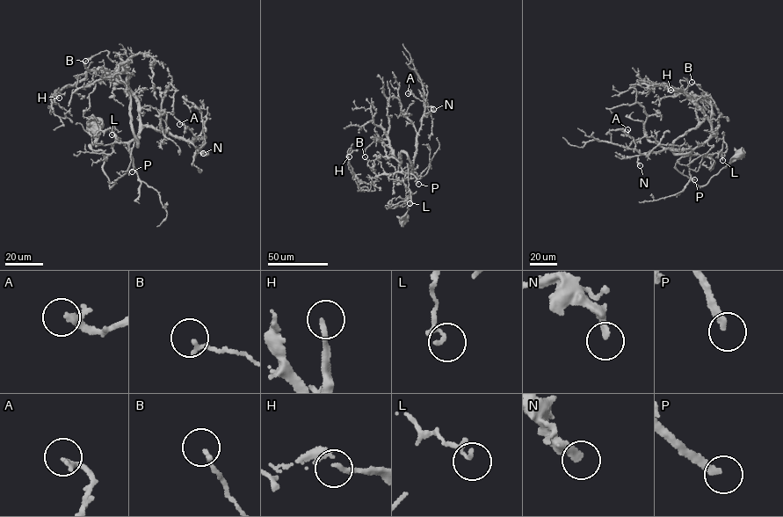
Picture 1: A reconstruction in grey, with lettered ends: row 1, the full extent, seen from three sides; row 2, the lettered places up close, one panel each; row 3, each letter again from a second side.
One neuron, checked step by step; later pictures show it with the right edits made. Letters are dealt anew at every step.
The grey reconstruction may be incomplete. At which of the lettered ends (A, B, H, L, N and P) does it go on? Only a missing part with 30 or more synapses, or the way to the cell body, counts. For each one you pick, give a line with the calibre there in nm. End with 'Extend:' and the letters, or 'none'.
P: 240 nm thick
Extend: P

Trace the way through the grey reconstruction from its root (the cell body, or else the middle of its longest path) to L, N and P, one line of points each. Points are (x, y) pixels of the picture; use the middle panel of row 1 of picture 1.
L: (403, 220), (411, 203), (406, 163), (409, 167), (403, 183), (406, 200), (409, 203)
N: (403, 220), (411, 203), (406, 163), (410, 167), (414, 162), (425, 107), (433, 109)
P: (403, 220), (411, 203), (406, 163), (409, 166), (409, 171), (418, 184)

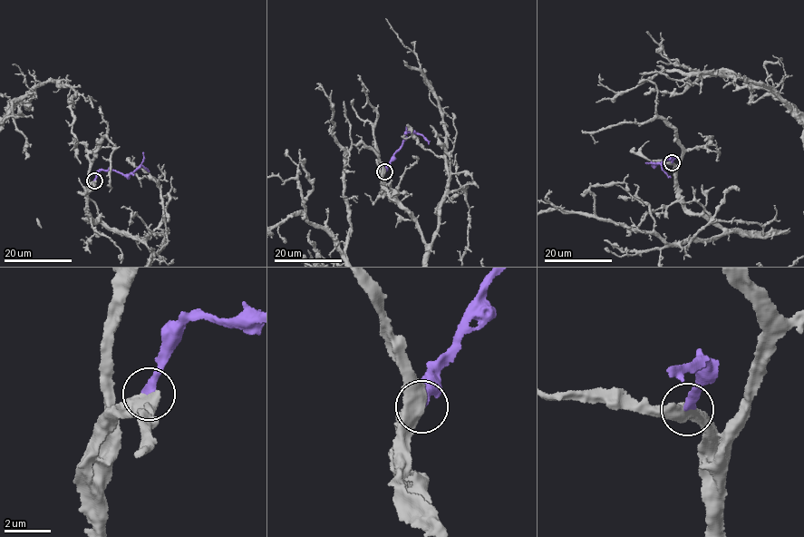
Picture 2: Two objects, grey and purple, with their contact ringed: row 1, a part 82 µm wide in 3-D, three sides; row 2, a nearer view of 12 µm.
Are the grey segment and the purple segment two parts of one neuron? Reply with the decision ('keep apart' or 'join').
join

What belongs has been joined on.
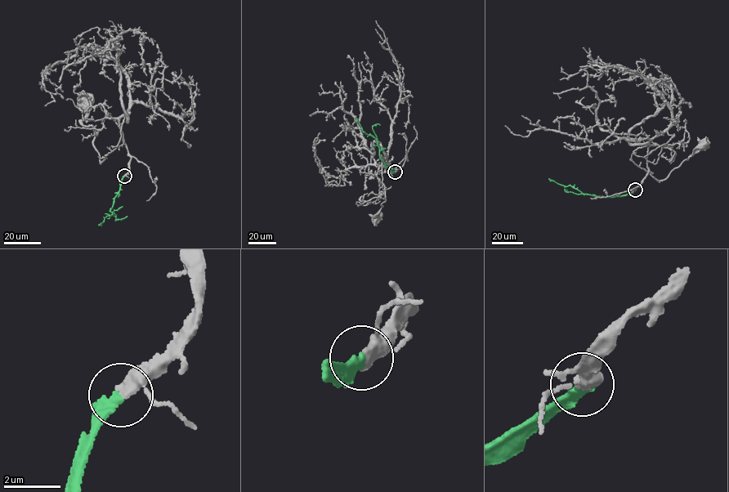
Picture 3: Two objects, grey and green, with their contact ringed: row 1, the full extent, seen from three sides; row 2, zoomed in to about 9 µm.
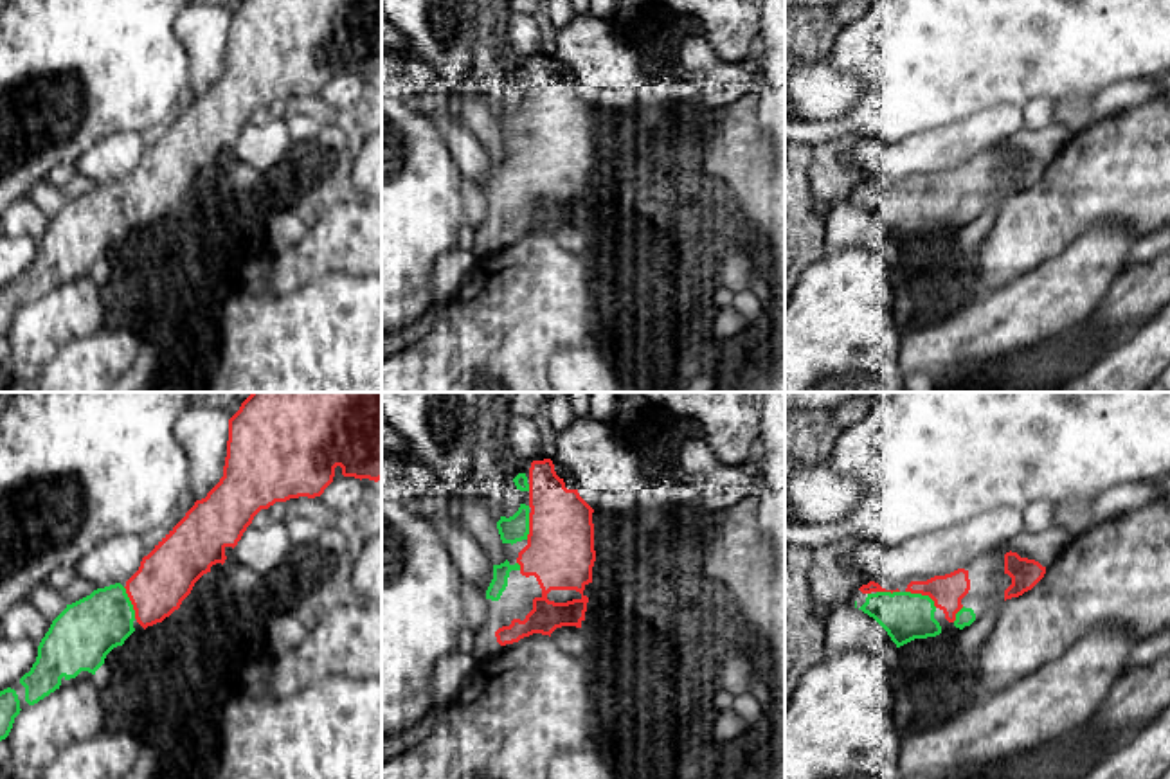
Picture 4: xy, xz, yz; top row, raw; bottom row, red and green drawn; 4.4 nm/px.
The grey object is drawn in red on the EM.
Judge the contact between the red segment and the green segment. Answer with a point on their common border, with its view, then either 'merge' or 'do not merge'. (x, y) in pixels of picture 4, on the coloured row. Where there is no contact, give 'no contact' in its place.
yz (922, 594) | merge

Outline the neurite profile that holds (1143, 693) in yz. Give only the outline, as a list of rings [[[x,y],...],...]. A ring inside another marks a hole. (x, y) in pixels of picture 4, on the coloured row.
[[[1170,651],[1148,666],[1129,669],[1080,732],[1078,750],[1093,759],[1134,738],[1170,705]]]

